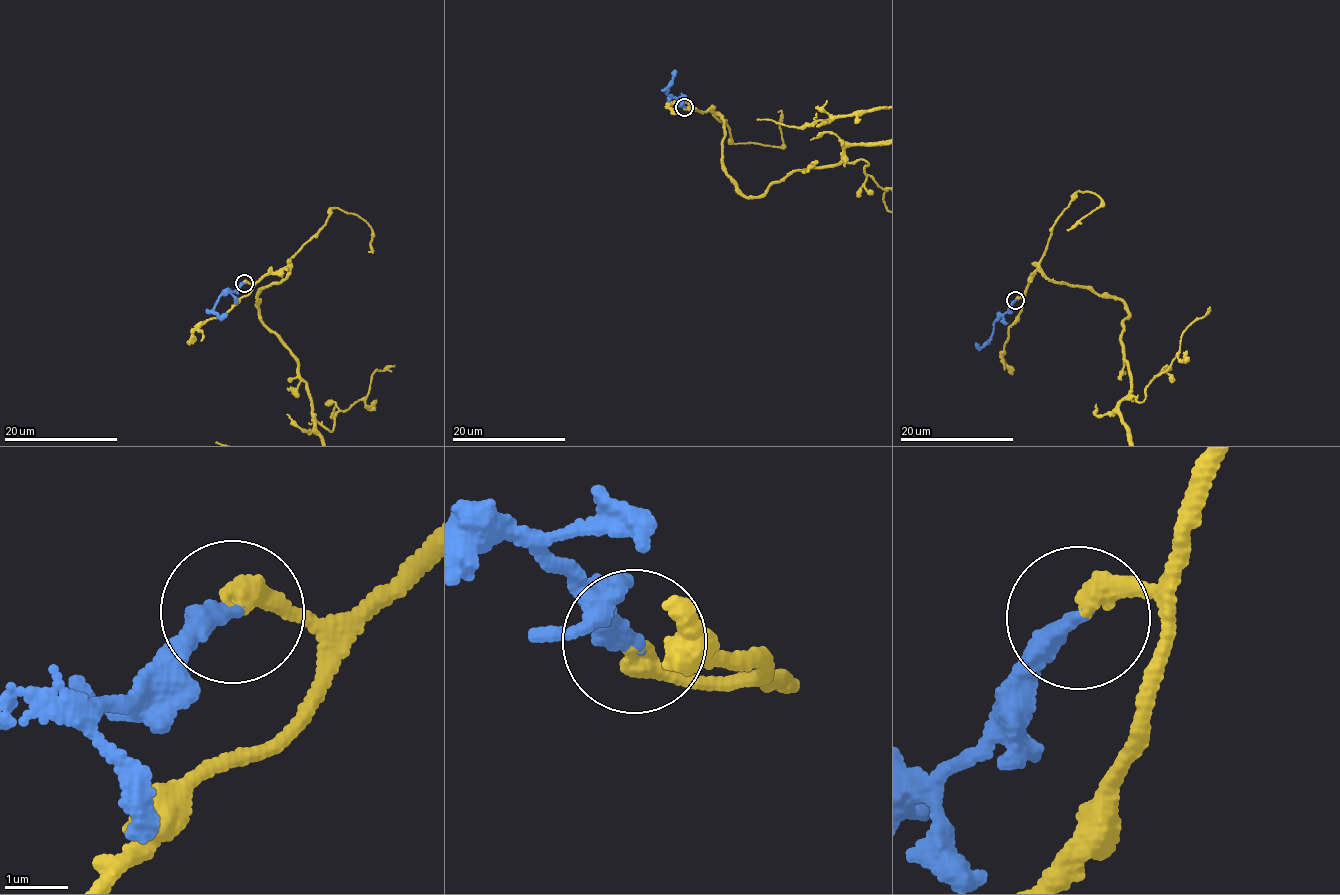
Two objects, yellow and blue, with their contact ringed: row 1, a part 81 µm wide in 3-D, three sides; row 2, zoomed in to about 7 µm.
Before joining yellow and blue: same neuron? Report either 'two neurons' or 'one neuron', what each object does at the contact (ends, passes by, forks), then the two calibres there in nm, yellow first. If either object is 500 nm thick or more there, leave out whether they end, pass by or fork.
one neuron; yellow ends there; blue ends there; 280 nm thick on the yellow side, 320 nm on the other

